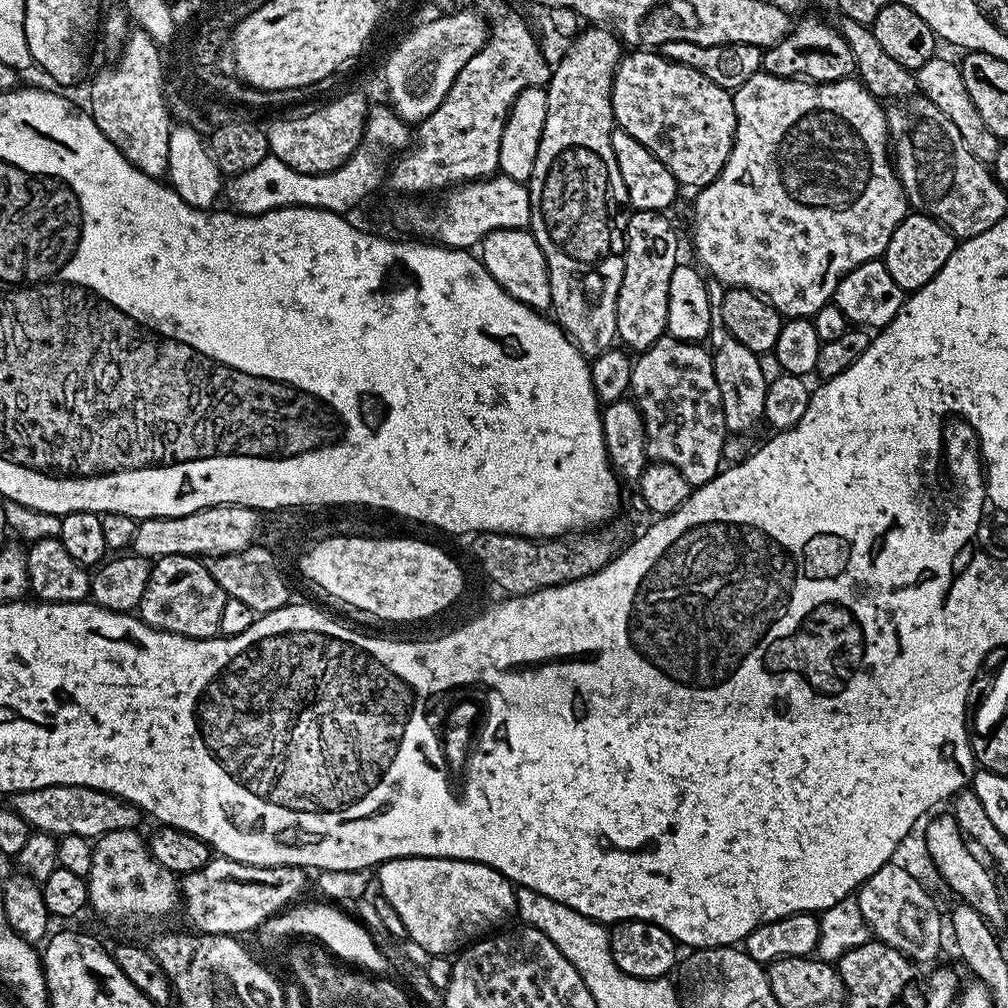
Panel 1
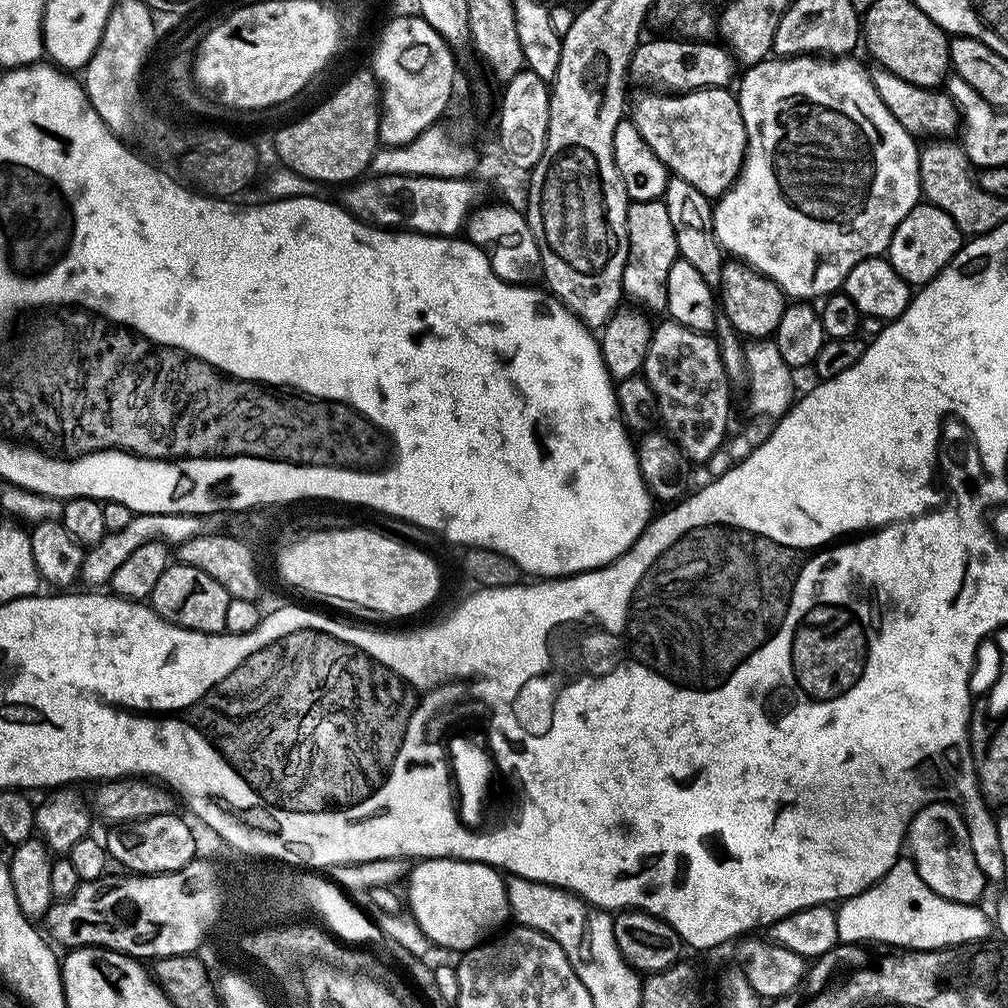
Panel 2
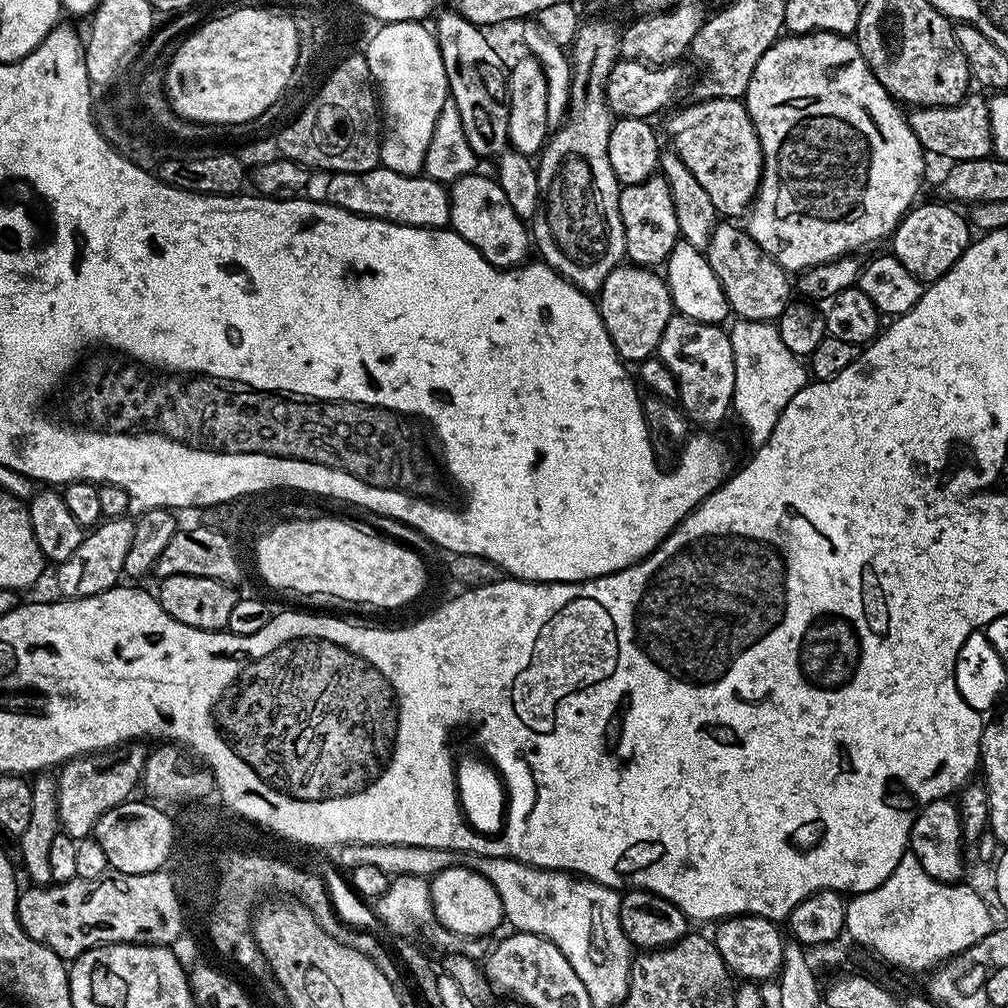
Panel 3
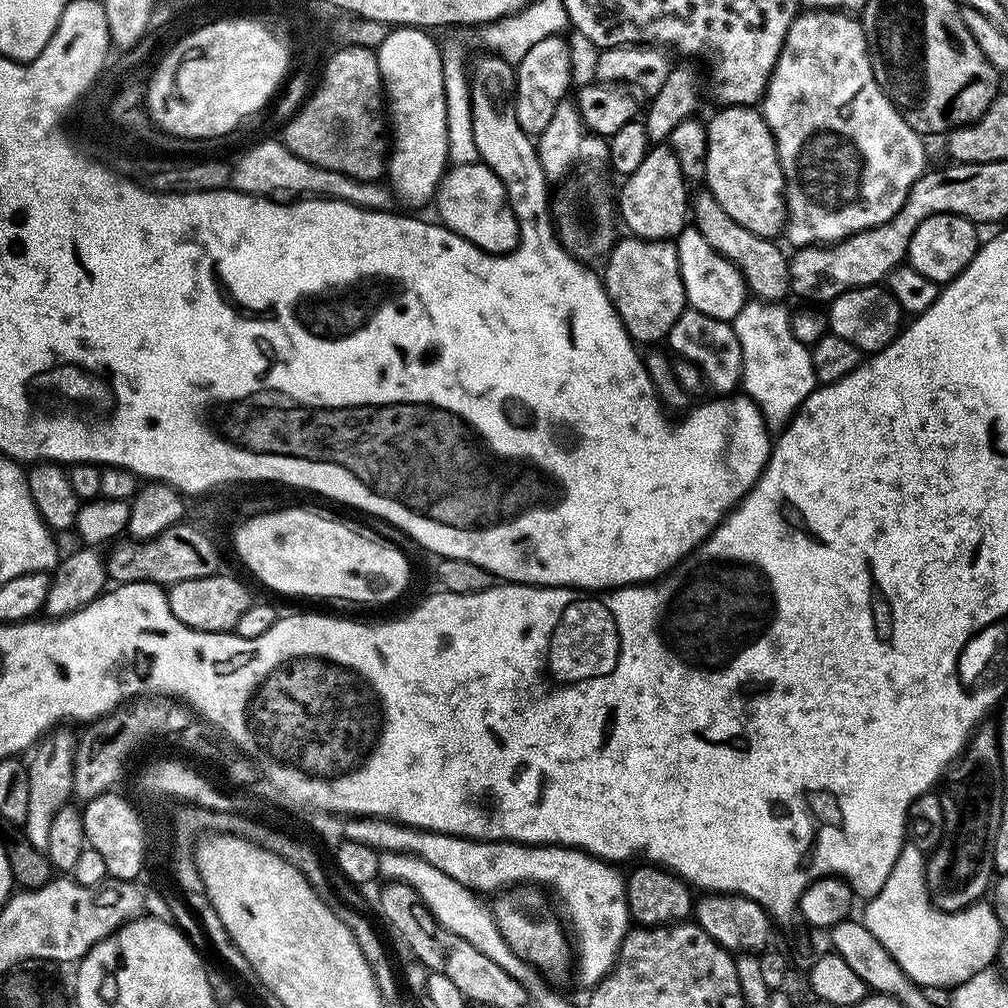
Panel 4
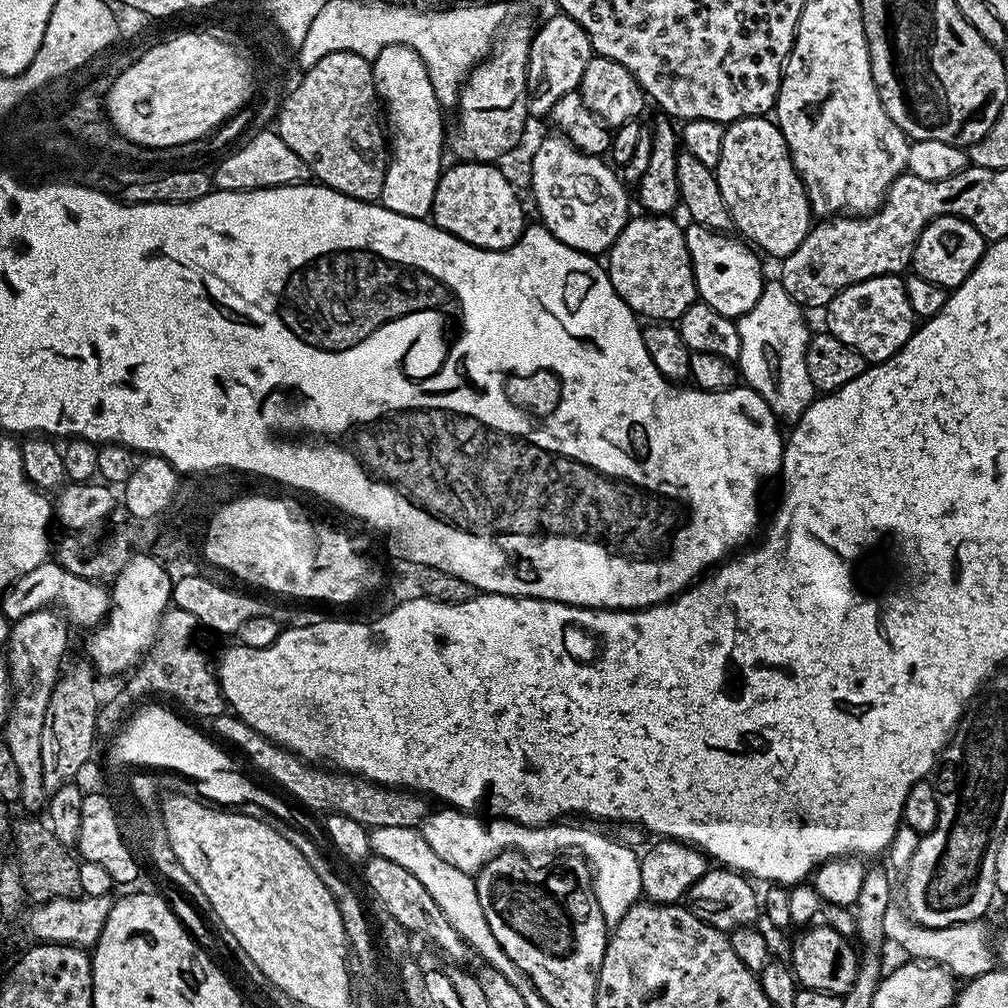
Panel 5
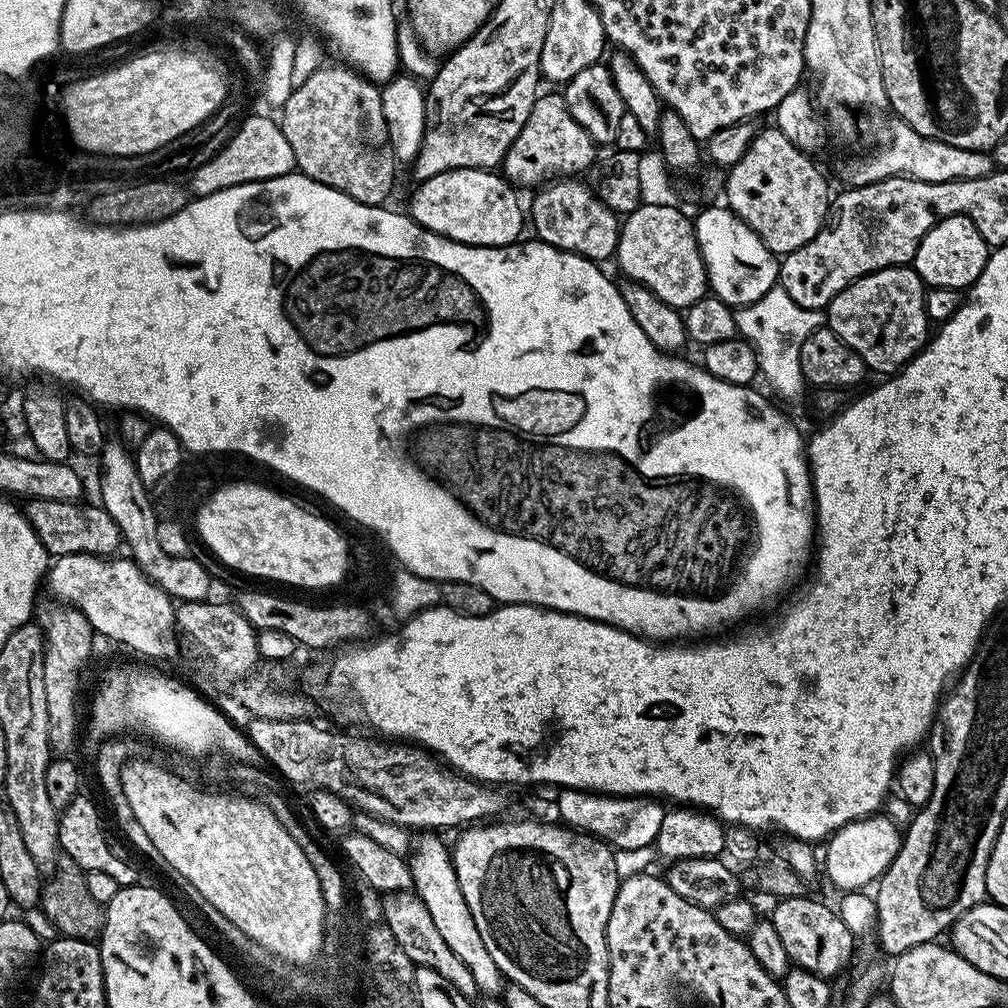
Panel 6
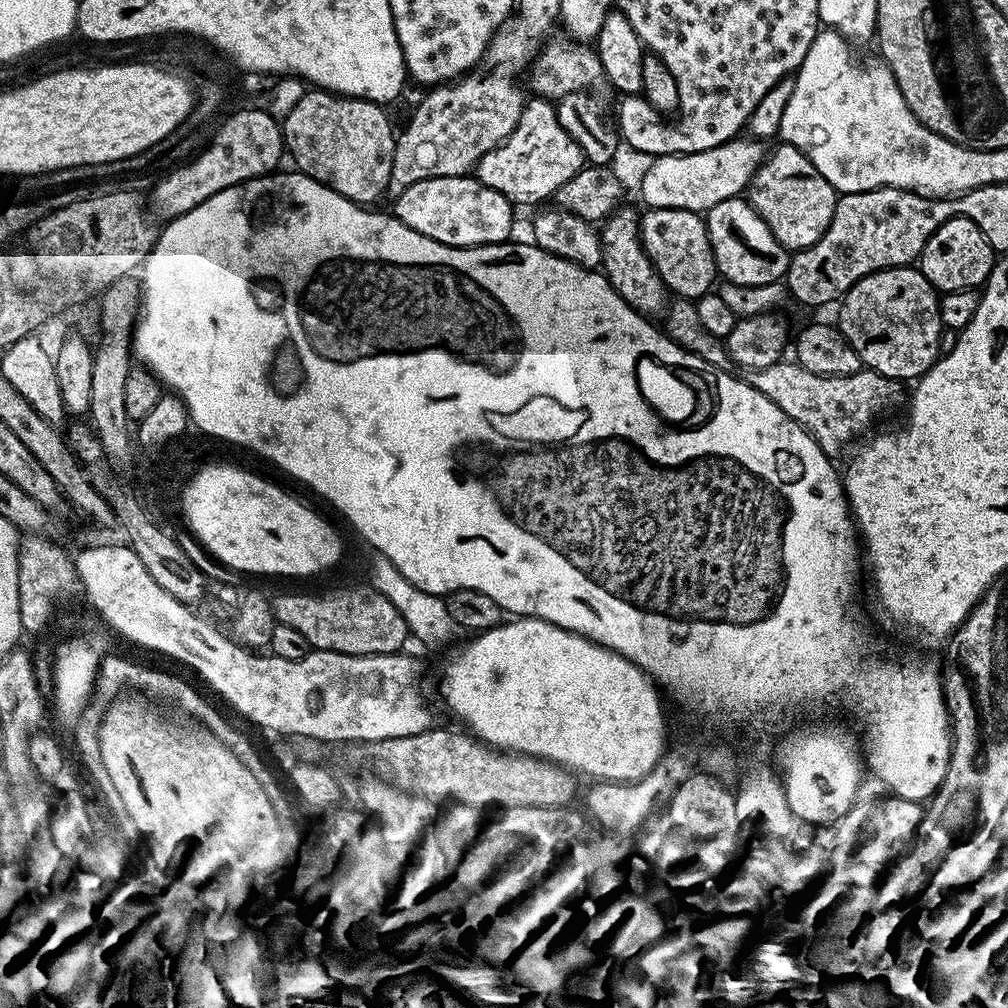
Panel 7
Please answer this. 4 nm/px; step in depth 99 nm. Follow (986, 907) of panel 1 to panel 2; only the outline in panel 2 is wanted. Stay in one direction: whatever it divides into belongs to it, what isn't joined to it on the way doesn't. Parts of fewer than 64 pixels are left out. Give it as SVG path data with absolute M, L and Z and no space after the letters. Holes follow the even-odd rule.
M955 803L925 804L908 825L906 844L909 849L912 847L910 858L922 882L926 882L934 894L963 904L975 904L981 899L986 881L976 860L974 837L968 832L965 813Z

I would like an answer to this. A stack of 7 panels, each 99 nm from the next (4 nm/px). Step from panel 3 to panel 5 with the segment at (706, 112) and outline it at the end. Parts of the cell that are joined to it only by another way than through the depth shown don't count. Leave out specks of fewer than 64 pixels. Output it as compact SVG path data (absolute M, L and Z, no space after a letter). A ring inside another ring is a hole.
M767 115L747 116L741 120L733 120L727 125L721 138L721 156L714 165L714 171L718 178L718 190L722 190L722 199L725 200L728 212L732 216L735 231L745 241L751 242L761 253L769 252L777 258L794 254L794 250L802 246L814 223L812 207L804 183L796 172L794 162L788 156L786 138L780 133L775 119Z

